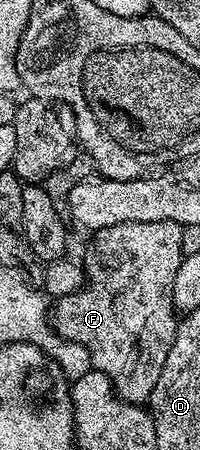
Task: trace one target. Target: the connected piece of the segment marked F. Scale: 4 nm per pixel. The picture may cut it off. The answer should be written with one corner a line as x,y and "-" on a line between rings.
150,220
114,224
95,231
91,235
92,255
87,262
90,277
84,289
55,299
50,310
50,325
56,329
58,336
85,346
90,352
93,370
101,370
111,378
116,394
127,402
147,403
154,392
154,384
158,384
158,376
162,376
162,364
166,364
166,356
174,344
178,311
172,293
178,264
184,258
183,230
184,227
177,222

